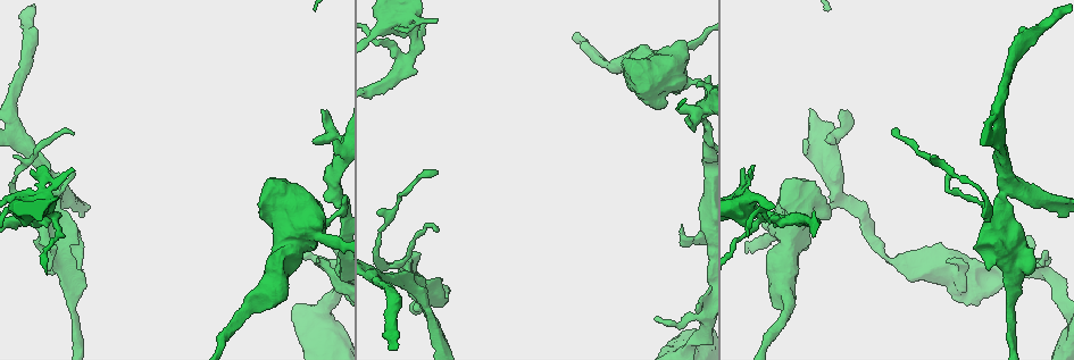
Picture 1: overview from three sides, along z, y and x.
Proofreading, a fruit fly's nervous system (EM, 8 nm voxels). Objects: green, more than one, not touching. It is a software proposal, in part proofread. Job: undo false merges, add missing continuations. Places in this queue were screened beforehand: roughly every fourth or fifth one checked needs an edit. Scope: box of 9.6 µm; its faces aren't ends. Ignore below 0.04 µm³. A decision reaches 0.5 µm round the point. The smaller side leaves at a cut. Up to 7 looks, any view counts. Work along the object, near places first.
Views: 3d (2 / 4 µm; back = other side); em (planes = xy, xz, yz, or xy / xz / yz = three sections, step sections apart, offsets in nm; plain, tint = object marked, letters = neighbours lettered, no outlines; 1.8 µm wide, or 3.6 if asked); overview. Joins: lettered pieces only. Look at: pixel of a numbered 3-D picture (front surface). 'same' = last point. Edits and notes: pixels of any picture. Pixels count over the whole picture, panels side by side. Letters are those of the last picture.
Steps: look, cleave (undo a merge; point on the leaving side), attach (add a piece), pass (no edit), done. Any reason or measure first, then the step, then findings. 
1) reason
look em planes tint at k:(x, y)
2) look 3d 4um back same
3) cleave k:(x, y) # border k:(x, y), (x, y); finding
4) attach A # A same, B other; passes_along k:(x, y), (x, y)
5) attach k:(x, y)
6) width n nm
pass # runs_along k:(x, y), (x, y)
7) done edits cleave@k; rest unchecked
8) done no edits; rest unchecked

branch stops here
look 3d 2um at 1:(946, 262)

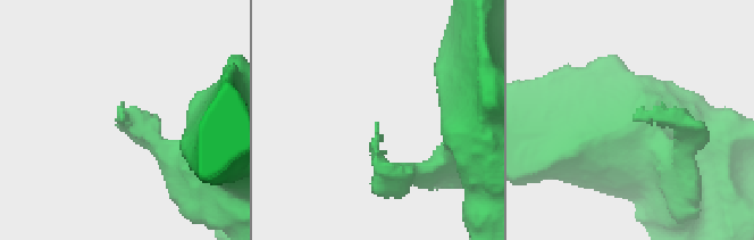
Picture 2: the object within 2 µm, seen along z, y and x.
shape alone is not enough
look em planes letters at 2:(378, 123)

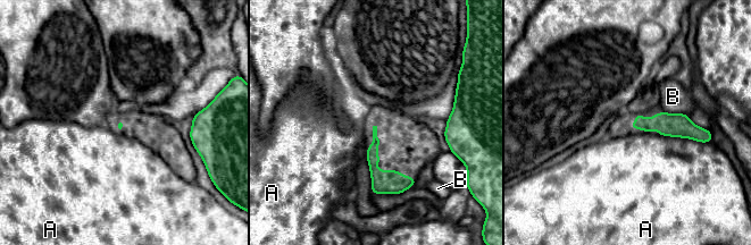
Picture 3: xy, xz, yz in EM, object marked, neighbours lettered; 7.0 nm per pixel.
pass # A other, B other; border 3:(658, 134), (689, 137), (708, 143); none of them fits

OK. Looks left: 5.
look 3d 2um at 1:(417, 258)

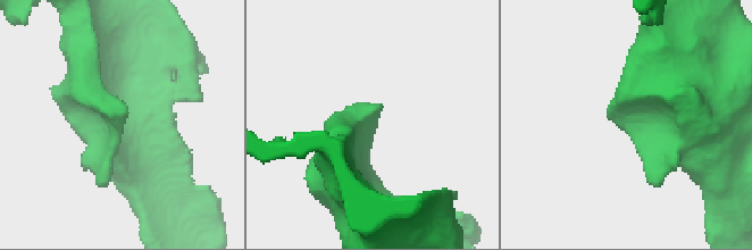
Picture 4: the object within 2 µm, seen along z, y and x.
shape alone is not enough
look em xz step 16 letters at 4:(631, 134)

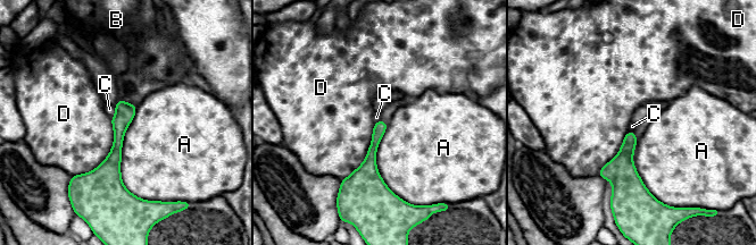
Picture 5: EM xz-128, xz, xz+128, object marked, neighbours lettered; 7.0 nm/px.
width 70 nm; longest_contact A 650 nm
pass # A other, B other, C other, D other; continuous, no second cell

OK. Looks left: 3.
three-way junction
look 3d 4um at 1:(1004, 192)

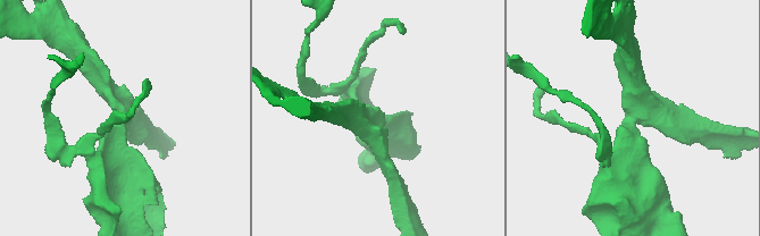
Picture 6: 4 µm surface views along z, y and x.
arms 3; arm_widths 220, 240, 360 nm
look em planes plain at 6:(375, 121)

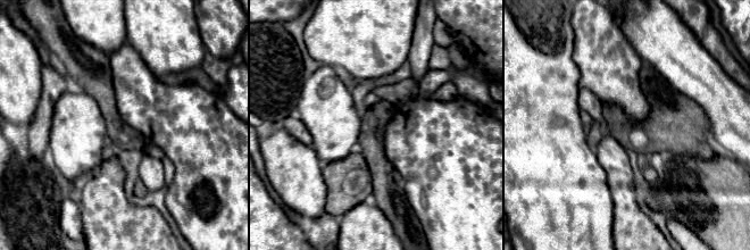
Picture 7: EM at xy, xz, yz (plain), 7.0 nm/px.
see the neighbours
look em planes letters same

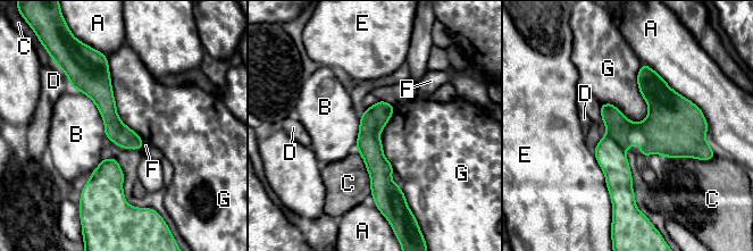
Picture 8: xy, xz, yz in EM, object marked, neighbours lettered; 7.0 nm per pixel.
longest_contact A 650 nm
cleave 8:(650, 133) # A other, B other, C other, D other, E other, F other, G other; two cells meet here

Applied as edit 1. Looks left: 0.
done edits cleave@8; rest unchecked

